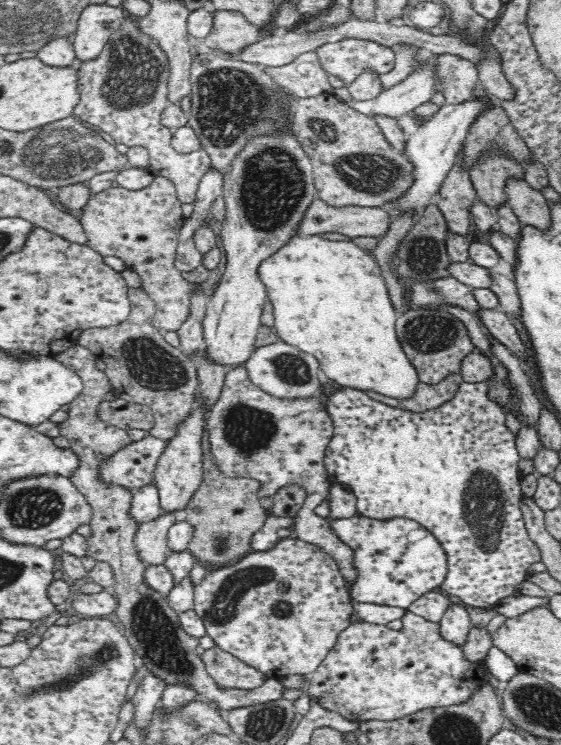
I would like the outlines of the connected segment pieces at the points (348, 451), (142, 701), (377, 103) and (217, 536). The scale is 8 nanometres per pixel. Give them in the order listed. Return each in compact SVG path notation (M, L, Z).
M463 381L458 386L457 394L448 402L444 402L442 406L430 408L426 412L410 412L405 408L390 406L382 402L378 402L369 398L364 391L355 390L352 388L344 388L334 392L327 400L327 414L333 423L333 435L326 447L326 456L324 459L327 473L332 481L346 485L354 492L358 501L356 502L356 512L368 518L377 518L378 520L388 520L388 518L409 518L419 522L426 530L433 534L438 542L445 550L448 563L447 577L442 586L439 586L432 593L422 594L417 601L407 608L408 611L429 619L430 622L439 622L442 618L443 611L450 602L460 602L460 604L468 604L476 608L492 608L498 600L506 598L506 596L518 596L520 591L518 586L524 582L526 574L530 573L530 565L534 562L540 562L541 550L538 545L529 537L527 528L525 527L524 515L520 509L520 500L523 498L520 482L522 474L518 467L520 455L517 451L515 443L516 435L512 434L506 427L506 412L502 411L500 405L490 401L487 398L487 385L484 382L468 383Z
M146 672L140 680L134 696L131 698L134 704L134 717L137 726L148 726L150 716L154 714L156 706L160 704L167 682L153 672Z
M430 54L431 66L410 73L400 84L390 90L382 91L376 98L349 104L354 110L372 118L388 117L398 120L411 115L415 108L429 102L433 97L434 68L437 68L436 55Z
M208 434L203 435L203 462L202 462L202 482L196 490L194 497L188 502L183 510L186 512L185 520L194 526L192 540L188 543L188 550L194 555L199 564L204 564L207 568L222 568L228 564L234 564L246 554L254 552L250 547L250 538L255 532L258 532L269 517L268 511L264 510L258 497L258 492L262 488L262 482L253 481L251 478L229 479L224 477L216 463L214 455L210 451L208 444Z

